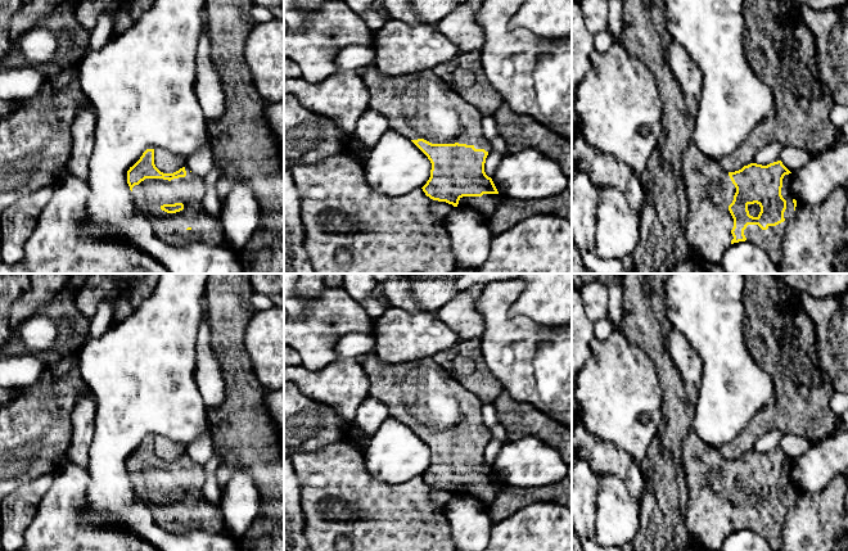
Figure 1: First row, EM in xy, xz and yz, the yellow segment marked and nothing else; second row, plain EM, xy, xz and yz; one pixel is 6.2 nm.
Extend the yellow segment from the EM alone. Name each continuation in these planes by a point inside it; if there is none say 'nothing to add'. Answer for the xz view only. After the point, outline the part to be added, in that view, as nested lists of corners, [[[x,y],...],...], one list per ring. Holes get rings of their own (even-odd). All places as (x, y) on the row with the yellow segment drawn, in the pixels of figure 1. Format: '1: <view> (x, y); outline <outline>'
1: xz (419, 105); outline [[[374,64],[361,72],[369,92],[369,108],[379,112],[388,121],[389,128],[410,140],[424,139],[432,144],[466,144],[491,152],[491,145],[482,132],[481,112],[465,101],[442,81],[433,69],[424,69],[401,77],[385,77]]]
2: xz (486, 204); outline [[[483,194],[482,197],[463,197],[459,207],[469,207],[478,211],[483,217],[490,218],[495,214],[496,207],[505,197],[500,194]]]

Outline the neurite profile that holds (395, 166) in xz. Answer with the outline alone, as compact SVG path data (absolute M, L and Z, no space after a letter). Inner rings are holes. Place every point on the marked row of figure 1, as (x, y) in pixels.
M391 128L364 159L366 182L376 193L389 197L423 188L430 177L430 170L428 157L410 139Z

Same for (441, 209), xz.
M430 199L429 211L438 218L445 220L454 208L455 207L452 204L448 204L446 202Z

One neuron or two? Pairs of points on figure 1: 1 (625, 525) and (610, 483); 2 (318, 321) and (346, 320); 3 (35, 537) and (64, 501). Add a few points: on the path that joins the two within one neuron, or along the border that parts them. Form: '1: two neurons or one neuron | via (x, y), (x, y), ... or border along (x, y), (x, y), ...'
1: one neuron | via (617, 515), (612, 493)
2: one neuron | via (324, 321), (339, 320)
3: one neuron | via (44, 528), (61, 510)

